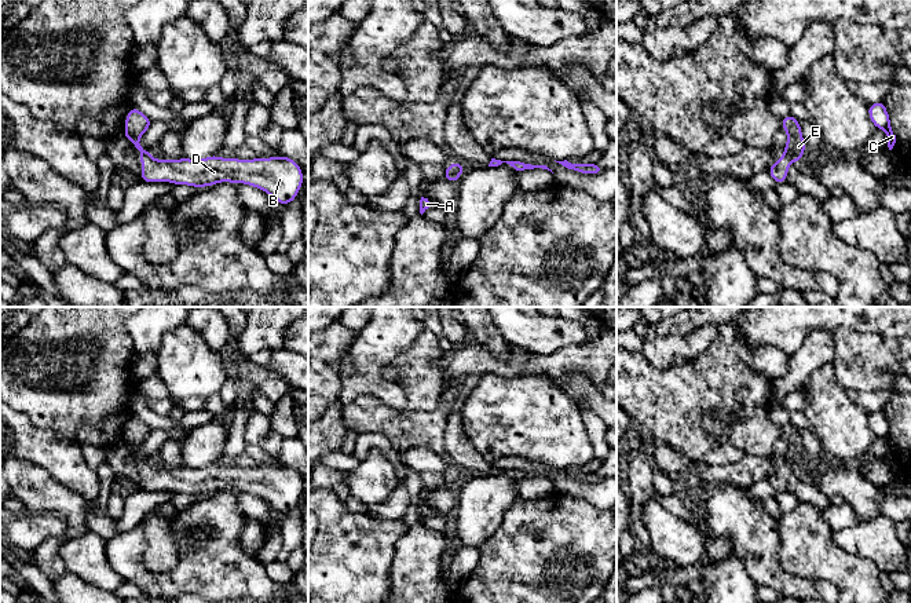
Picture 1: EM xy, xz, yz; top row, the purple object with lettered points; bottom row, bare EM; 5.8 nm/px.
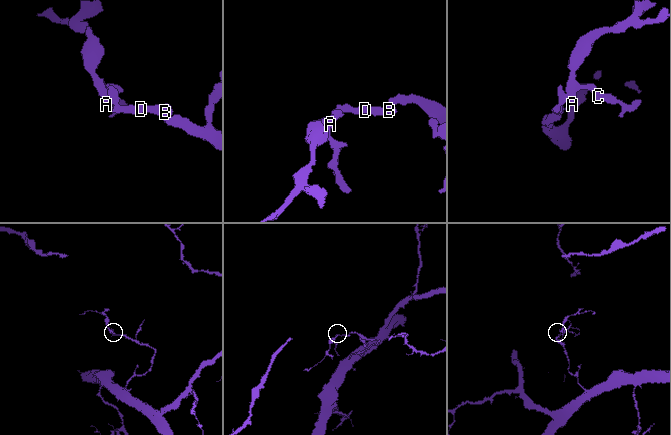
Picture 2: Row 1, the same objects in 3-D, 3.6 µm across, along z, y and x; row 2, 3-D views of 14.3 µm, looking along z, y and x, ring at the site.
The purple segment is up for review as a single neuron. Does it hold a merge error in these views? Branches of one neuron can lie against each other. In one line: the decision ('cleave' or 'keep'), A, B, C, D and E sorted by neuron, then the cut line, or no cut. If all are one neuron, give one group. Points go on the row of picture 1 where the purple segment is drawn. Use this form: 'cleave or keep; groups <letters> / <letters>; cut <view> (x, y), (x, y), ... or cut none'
keep; groups A B C D E; cut none

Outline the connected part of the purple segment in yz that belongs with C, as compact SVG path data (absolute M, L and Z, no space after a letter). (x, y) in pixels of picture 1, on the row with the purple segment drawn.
M883 102L868 105L868 116L878 129L885 131L888 136L888 147L892 150L896 143L896 135L890 128L889 114Z

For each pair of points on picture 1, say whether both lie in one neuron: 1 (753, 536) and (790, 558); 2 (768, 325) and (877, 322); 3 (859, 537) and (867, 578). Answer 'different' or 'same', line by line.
1: different
2: same
3: different

